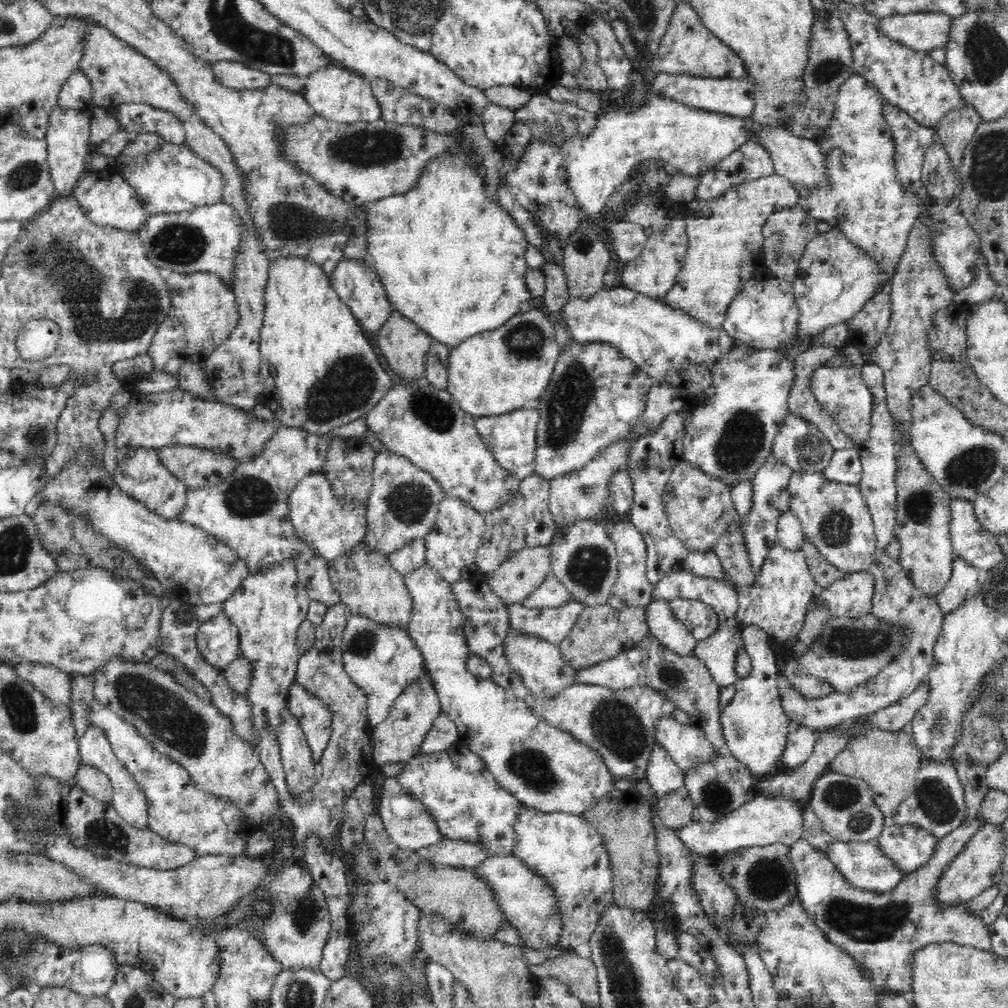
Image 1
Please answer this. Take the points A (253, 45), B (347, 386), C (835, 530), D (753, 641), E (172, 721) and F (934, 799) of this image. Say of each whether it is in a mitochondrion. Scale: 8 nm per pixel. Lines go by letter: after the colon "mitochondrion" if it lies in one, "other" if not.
A: mitochondrion
B: mitochondrion
C: mitochondrion
D: other
E: mitochondrion
F: mitochondrion

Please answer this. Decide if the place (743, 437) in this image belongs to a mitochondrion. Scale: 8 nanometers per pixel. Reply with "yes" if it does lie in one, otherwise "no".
yes

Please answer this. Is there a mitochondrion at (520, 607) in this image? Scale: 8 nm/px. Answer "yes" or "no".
no

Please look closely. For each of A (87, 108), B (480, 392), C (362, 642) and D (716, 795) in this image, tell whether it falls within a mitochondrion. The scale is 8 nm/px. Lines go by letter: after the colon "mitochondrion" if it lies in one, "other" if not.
A: other
B: other
C: mitochondrion
D: mitochondrion

